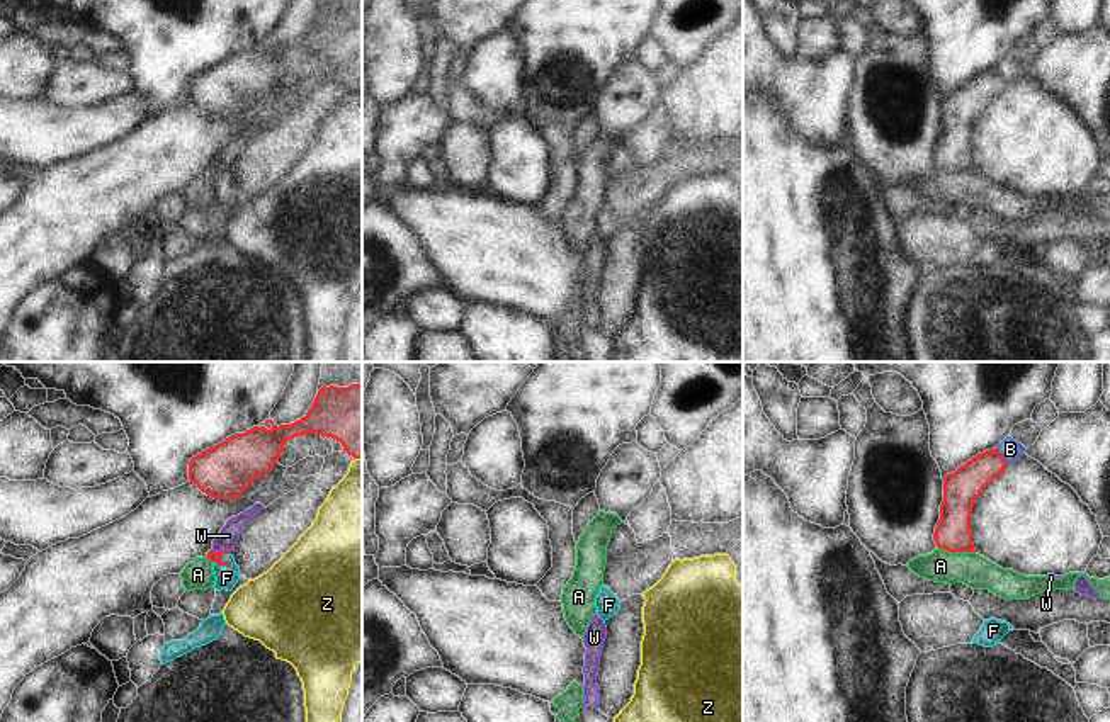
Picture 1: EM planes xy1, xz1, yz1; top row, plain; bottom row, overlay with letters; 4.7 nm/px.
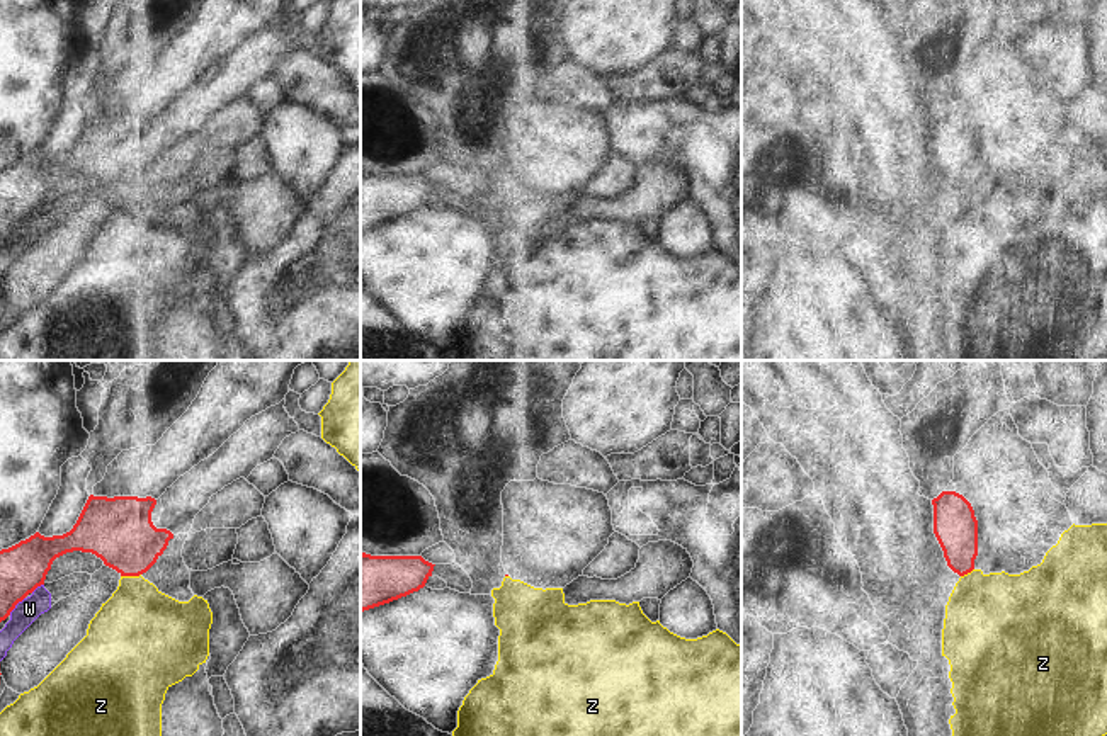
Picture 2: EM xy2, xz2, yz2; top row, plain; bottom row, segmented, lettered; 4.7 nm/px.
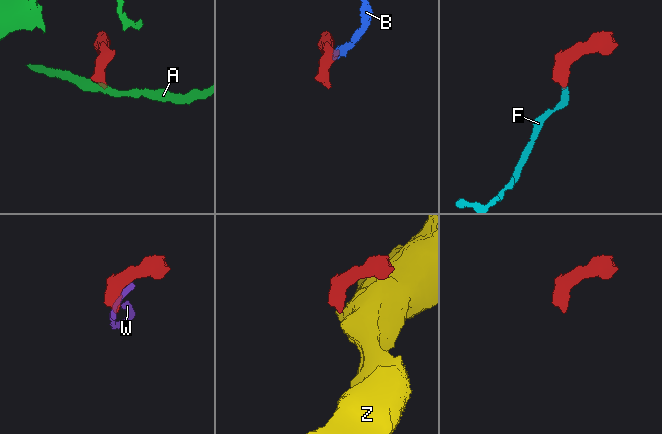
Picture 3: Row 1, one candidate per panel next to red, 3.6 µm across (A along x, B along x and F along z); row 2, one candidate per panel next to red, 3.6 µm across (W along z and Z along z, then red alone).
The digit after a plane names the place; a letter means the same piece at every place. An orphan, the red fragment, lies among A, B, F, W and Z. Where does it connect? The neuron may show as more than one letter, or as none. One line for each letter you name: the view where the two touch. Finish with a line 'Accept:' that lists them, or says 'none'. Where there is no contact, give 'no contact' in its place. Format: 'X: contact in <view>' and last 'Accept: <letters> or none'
B: contact in yz1
F: contact in xy1
Accept: B, F

